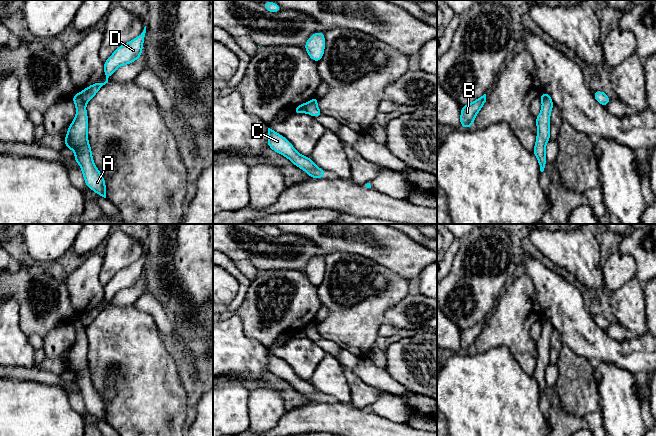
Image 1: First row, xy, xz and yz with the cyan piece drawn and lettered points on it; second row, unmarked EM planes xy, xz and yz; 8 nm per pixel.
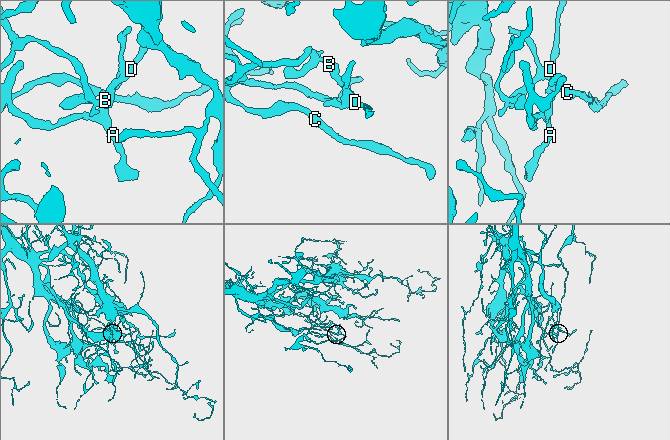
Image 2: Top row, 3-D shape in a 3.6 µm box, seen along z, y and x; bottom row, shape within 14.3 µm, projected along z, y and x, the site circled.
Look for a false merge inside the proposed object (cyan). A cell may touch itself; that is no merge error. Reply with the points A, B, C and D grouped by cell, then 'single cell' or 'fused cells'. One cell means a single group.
groups A C / B D; fused cells

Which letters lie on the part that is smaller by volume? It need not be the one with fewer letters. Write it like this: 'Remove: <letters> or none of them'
Remove: B, D

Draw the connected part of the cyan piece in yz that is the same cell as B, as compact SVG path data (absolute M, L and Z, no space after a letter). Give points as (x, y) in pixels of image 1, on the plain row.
M486 318L479 321L470 328L461 331L460 347L462 352L470 352L473 349L473 345L483 329L486 326Z

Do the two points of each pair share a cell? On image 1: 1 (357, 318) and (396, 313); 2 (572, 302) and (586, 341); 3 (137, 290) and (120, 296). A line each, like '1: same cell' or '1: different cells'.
1: different cells
2: same cell
3: same cell

